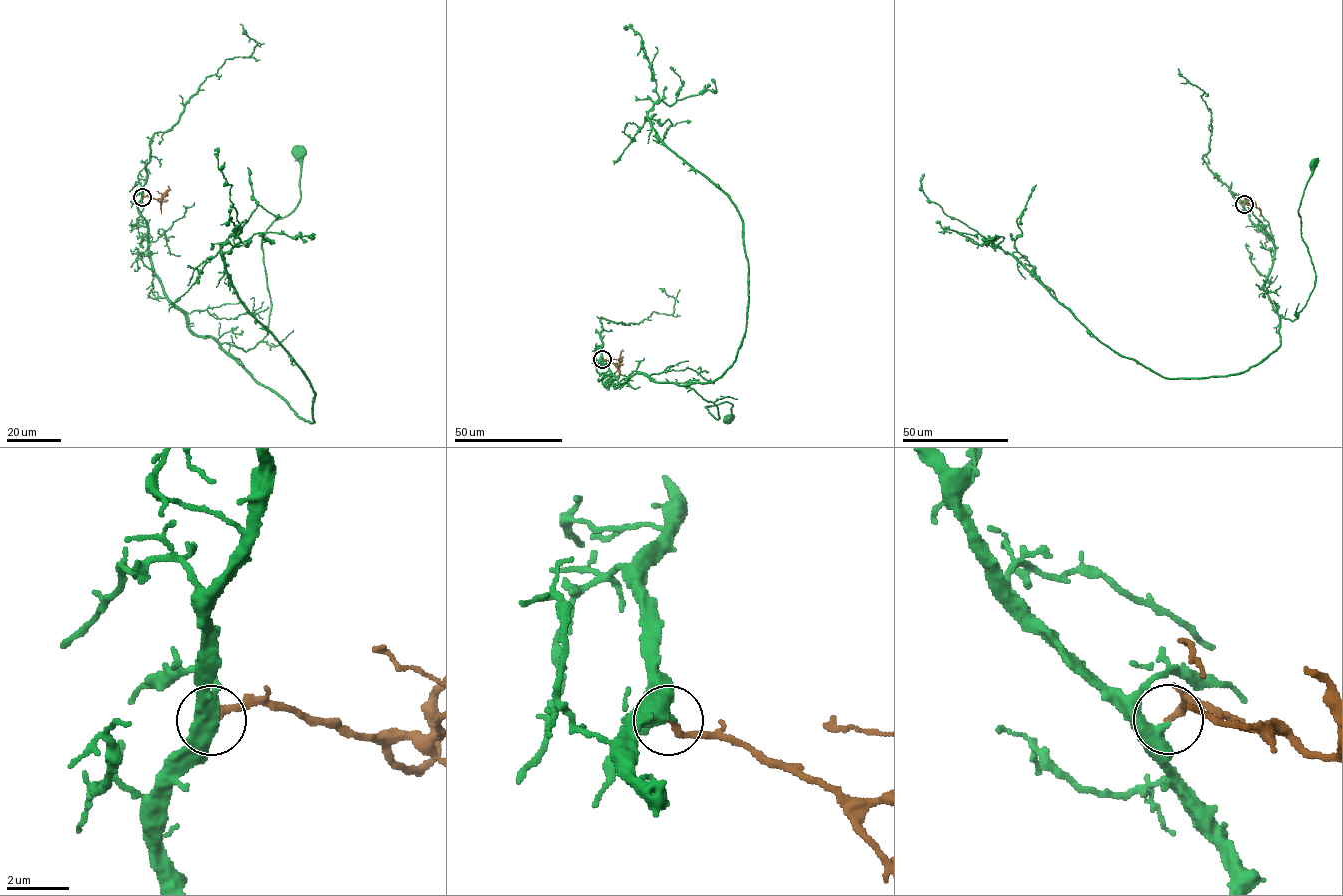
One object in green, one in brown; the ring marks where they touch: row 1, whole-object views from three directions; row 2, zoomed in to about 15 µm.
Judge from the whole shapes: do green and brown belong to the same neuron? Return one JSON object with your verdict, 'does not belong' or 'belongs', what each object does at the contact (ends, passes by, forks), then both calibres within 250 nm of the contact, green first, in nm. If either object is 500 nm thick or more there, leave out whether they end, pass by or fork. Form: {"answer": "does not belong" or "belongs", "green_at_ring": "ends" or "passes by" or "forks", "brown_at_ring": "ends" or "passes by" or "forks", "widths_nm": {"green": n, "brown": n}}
{"answer": "belongs", "green_at_ring": "passes by", "brown_at_ring": "ends", "widths_nm": {"green": 400, "brown": 200}}

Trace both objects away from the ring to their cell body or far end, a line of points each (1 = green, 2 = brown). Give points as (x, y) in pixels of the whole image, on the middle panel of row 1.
1: (602, 359), (615, 388), (642, 373), (692, 388), (717, 407), (717, 419), (705, 406), (728, 402), (730, 417)
2: (602, 359), (619, 369), (621, 357)

